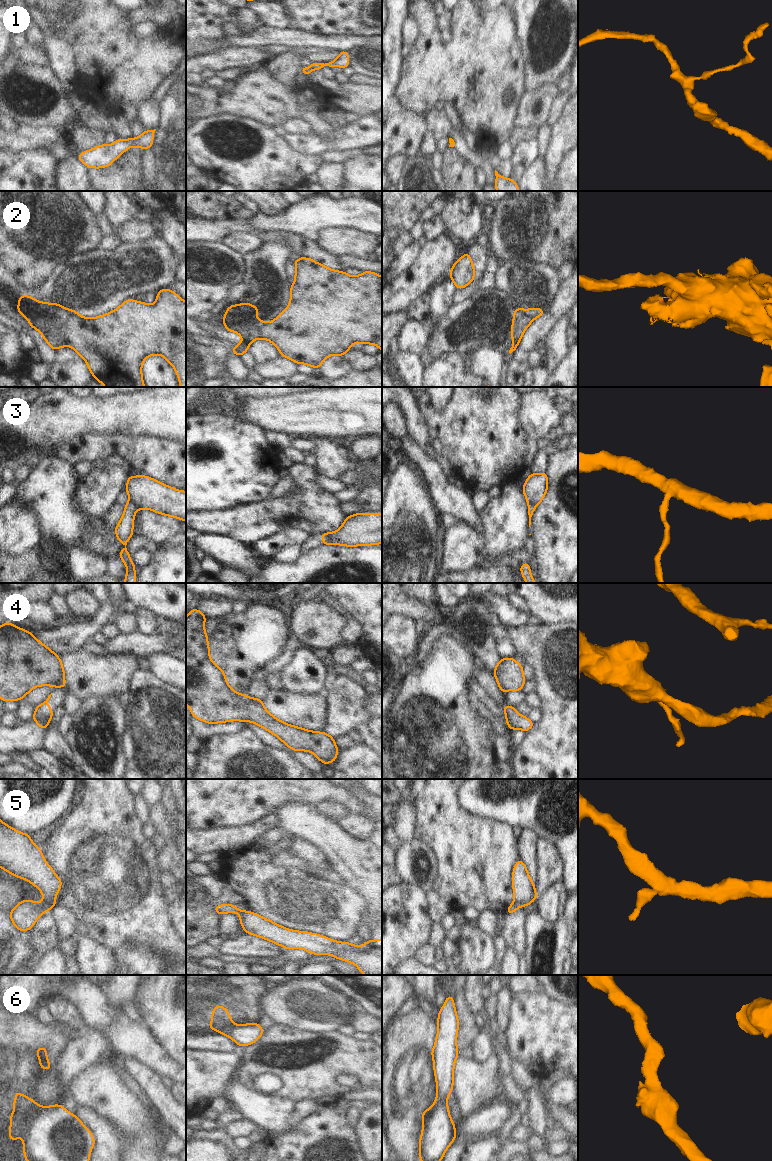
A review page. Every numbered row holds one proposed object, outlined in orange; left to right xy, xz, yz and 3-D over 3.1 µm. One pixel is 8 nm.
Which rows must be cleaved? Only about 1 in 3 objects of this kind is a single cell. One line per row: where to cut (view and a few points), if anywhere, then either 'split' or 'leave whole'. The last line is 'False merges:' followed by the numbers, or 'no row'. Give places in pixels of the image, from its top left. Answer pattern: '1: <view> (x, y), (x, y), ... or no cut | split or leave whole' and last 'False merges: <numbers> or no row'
1: no cut | leave whole
2: xy (79, 315), (72, 315), (67, 320), (64, 331), (65, 344) | split
3: xy (129, 500), (138, 508) | split
4: xy (64, 683), (59, 687) | split
5: xy (42, 902), (46, 902), (51, 907) | split
6: xy (38, 1105), (37, 1114), (23, 1138) | split
False merges: 2, 3, 4, 5, 6

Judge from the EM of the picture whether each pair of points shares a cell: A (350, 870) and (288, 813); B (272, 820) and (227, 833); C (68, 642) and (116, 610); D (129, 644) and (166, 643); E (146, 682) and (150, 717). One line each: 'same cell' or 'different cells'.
A: same cell
B: same cell
C: same cell
D: same cell
E: same cell

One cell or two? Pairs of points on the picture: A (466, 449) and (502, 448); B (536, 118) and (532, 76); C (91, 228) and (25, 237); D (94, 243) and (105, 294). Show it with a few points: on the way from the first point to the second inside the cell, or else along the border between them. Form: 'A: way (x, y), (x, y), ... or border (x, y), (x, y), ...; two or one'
A: way (475, 448), (493, 448); one
B: border (555, 82), (542, 84), (533, 90), (525, 91); two
C: way (75, 230), (67, 234), (41, 234); one
D: border (98, 248), (84, 253); two

